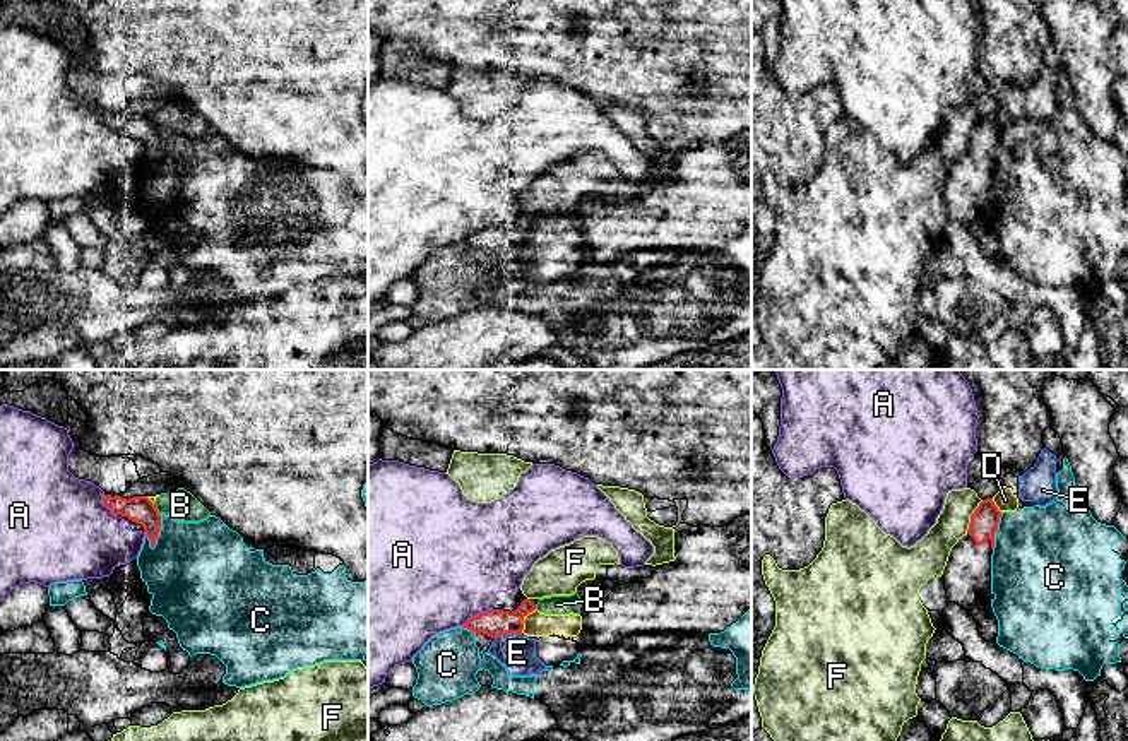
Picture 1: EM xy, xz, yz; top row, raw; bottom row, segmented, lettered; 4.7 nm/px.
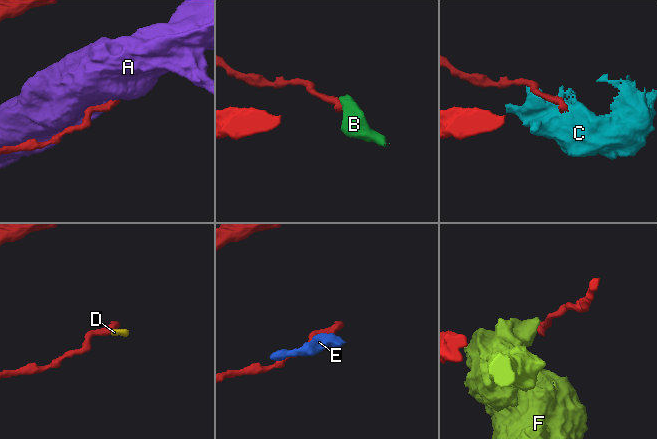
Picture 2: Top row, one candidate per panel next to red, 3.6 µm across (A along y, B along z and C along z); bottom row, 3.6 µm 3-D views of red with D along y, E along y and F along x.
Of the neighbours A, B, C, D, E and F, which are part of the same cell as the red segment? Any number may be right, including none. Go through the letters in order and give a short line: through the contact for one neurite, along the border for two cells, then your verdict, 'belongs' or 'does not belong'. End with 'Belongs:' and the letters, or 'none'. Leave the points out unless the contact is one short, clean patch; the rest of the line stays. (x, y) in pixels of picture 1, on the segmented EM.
A: does not belong
B: line xy (153, 503), (160, 512); does not belong
C: does not belong
D: does not belong
E: does not belong
F: does not belong
Belongs: none

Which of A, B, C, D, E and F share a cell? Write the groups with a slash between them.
A / B D E / C / F

